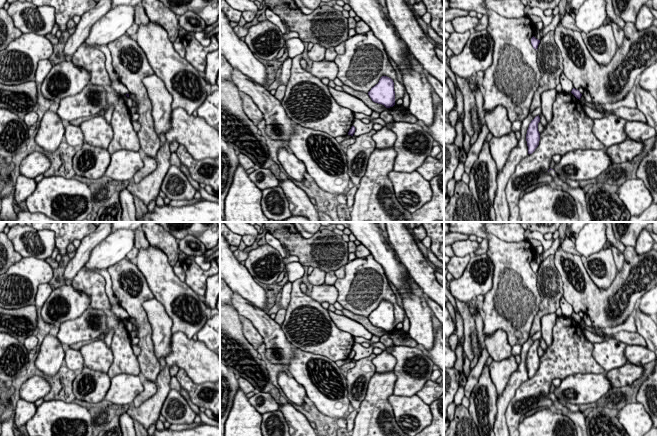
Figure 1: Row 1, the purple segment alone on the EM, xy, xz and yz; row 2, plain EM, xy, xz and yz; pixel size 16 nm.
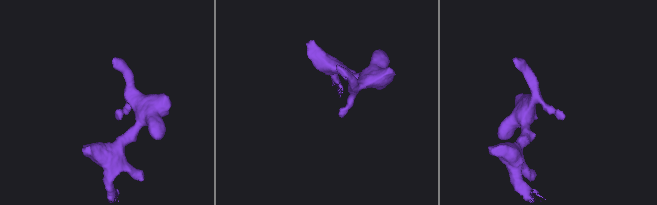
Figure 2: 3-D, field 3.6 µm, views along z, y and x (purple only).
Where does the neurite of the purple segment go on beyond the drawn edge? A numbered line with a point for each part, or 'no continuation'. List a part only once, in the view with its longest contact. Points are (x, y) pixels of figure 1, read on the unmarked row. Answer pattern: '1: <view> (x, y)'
1: yz (578, 418)

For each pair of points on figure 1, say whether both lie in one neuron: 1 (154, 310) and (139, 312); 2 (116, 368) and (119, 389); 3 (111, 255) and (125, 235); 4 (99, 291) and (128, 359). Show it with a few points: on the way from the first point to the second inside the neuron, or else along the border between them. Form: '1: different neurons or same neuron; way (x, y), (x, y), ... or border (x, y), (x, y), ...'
1: different neurons; border (154, 297), (142, 304), (150, 324), (151, 334)
2: different neurons; border (139, 374), (116, 374), (111, 378)
3: same neuron; way (112, 250), (122, 240)
4: same neuron; way (106, 308), (112, 320), (119, 327), (121, 342)

